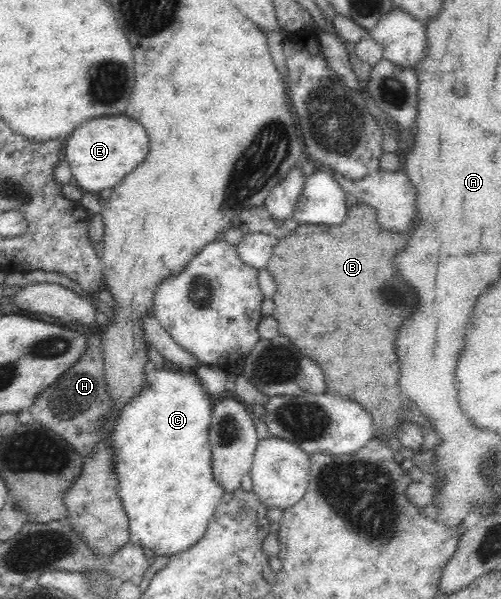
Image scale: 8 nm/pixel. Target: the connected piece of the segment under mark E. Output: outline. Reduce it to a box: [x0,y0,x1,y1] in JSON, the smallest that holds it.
[65,115,148,195]

